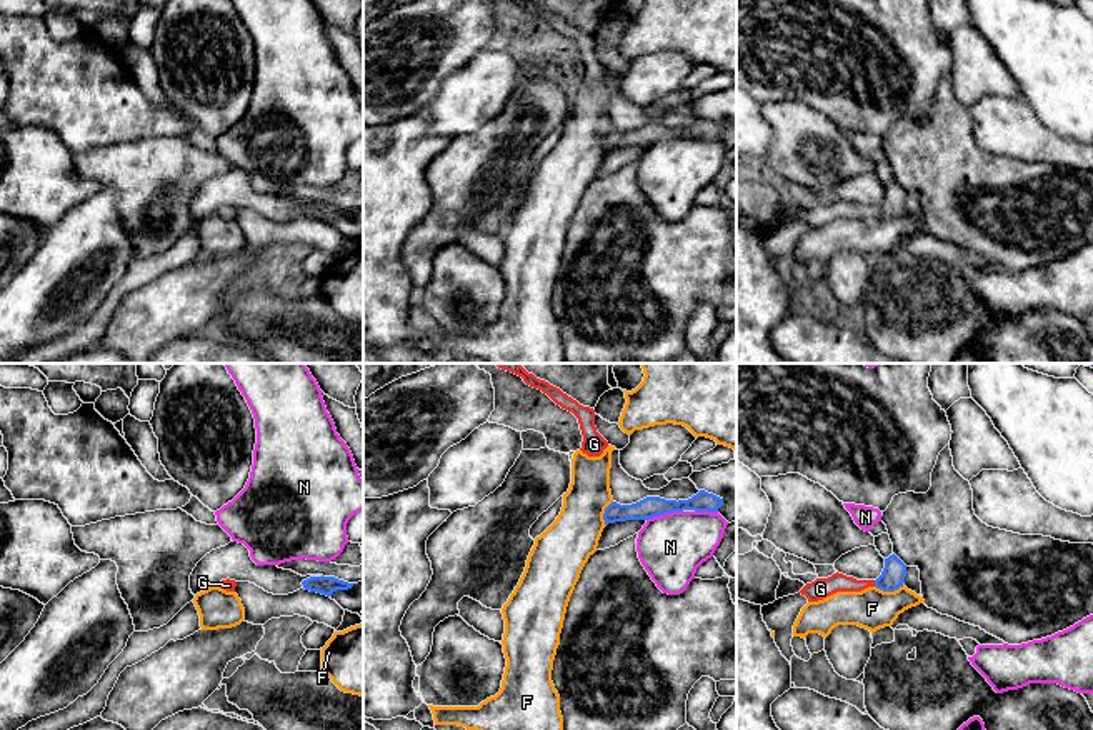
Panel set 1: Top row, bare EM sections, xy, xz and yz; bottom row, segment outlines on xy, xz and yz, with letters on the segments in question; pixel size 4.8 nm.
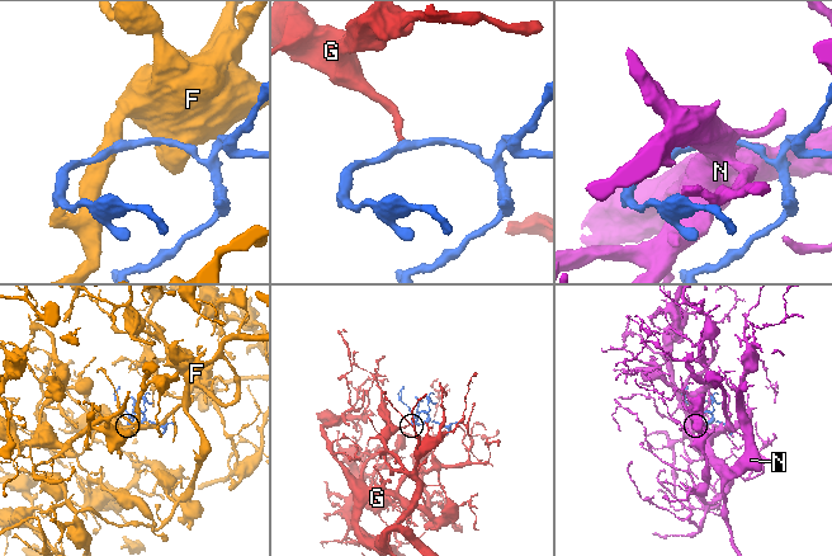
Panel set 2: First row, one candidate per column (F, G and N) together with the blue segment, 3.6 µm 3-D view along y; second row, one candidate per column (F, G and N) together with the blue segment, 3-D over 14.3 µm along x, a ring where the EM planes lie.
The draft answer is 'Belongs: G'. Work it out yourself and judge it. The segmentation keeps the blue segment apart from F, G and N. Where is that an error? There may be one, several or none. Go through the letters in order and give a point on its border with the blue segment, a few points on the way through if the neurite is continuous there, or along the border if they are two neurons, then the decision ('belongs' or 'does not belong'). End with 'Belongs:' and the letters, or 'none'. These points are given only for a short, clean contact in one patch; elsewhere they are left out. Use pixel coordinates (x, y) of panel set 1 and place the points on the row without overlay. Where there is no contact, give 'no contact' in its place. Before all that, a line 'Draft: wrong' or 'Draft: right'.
Draft: right
F: meets blue in yz at (888, 217); border along yz (903, 212), (893, 217), (875, 214); does not belong
G: meets blue in yz at (875, 210); runs through yz (893, 200), (885, 209), (875, 210), (832, 210), (823, 214); belongs
N: meets blue in xz at (663, 140); does not belong
Belongs: G

